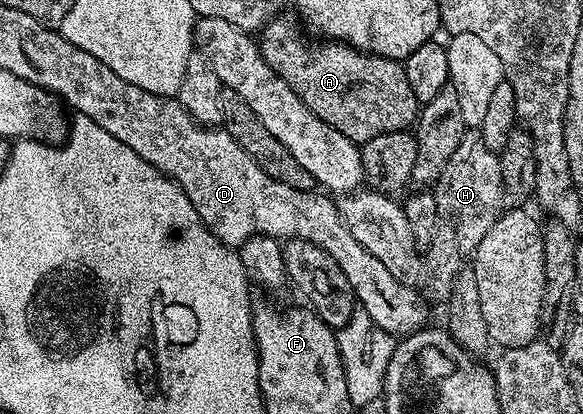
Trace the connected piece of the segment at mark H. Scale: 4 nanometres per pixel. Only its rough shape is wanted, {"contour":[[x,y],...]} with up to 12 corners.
{"contour":[[466,132],[432,191],[424,294],[448,303],[506,194],[498,151]]}

